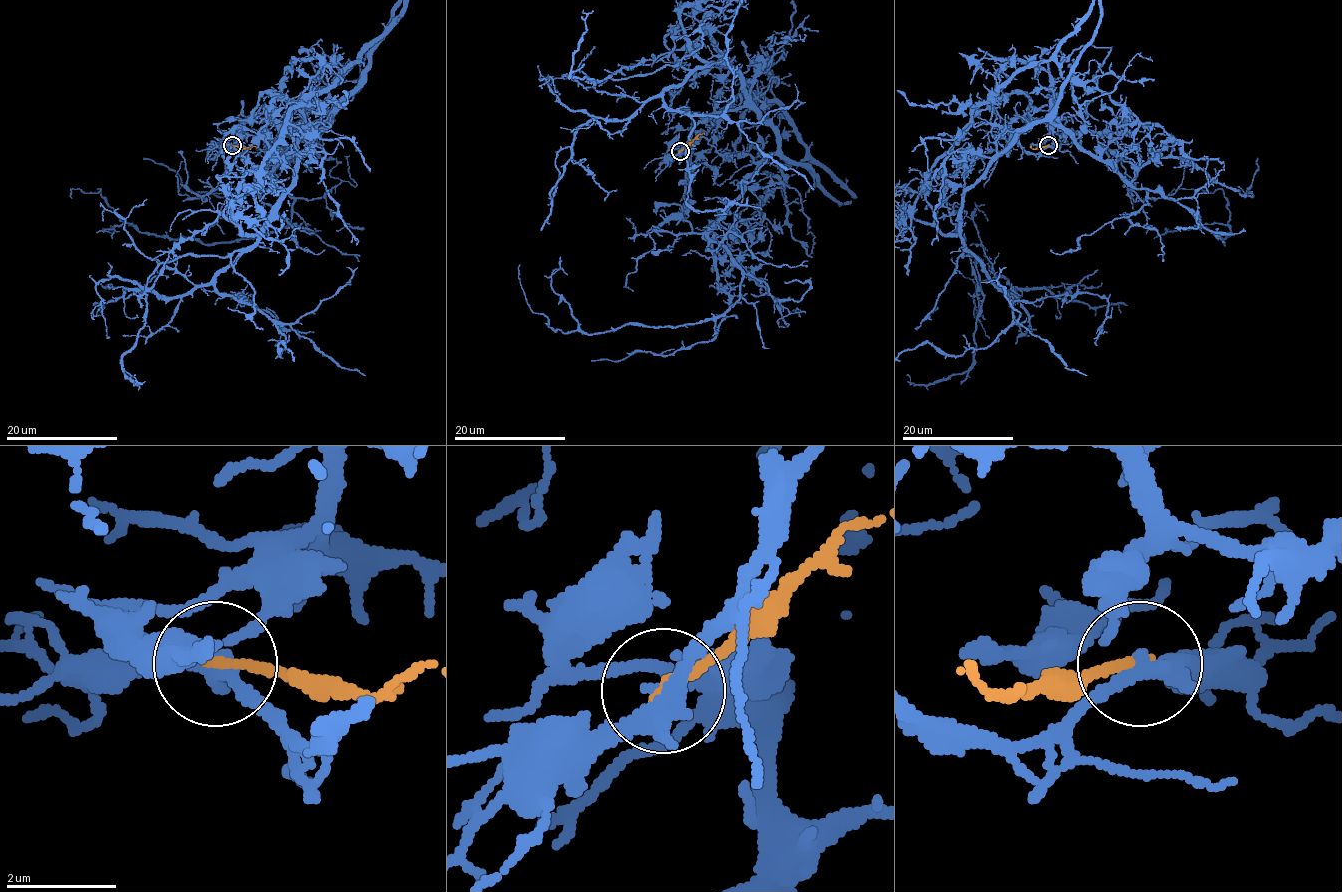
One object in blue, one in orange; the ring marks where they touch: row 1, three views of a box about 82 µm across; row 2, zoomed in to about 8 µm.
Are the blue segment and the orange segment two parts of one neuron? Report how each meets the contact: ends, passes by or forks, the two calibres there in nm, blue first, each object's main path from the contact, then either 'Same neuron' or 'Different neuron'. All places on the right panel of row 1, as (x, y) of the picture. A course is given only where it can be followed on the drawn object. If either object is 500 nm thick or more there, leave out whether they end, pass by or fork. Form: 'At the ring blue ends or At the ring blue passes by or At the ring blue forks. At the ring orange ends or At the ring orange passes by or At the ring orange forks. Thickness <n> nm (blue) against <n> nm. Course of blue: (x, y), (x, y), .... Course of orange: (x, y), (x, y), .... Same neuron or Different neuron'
At the ring blue forks. At the ring orange ends. Thickness 280 nm (blue) against 200 nm. Course of blue: (1048, 145), (1028, 154), (1011, 140), (1004, 152), (1048, 120), (1224, 244), (1231, 233), (1220, 189), (1161, 198). Course of orange: (1048, 145), (1031, 148). Different neuron

